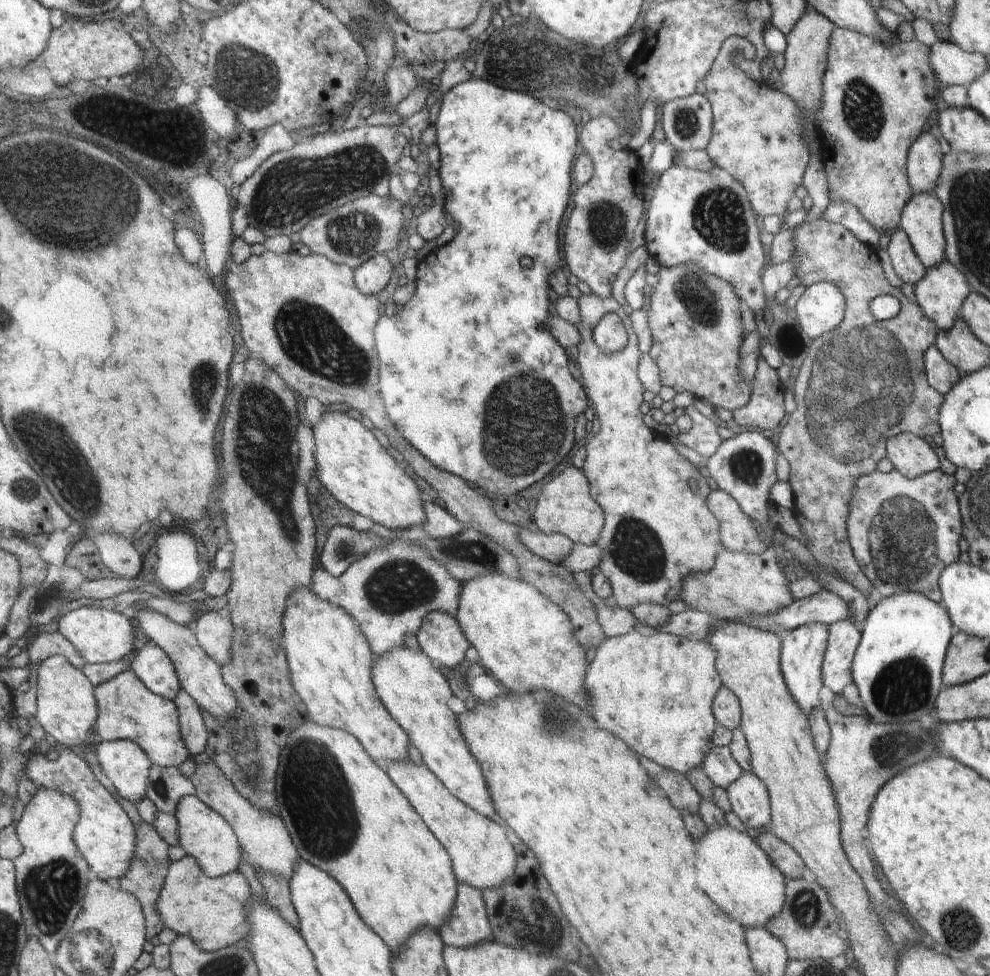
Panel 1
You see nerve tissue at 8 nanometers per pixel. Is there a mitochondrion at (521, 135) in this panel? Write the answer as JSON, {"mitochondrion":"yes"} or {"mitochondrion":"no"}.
{"mitochondrion":"no"}

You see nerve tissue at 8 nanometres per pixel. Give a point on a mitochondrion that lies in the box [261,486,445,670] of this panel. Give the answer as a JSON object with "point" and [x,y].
{"point":[396,586]}

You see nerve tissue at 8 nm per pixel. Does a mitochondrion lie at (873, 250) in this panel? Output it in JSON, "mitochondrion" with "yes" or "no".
{"mitochondrion":"no"}

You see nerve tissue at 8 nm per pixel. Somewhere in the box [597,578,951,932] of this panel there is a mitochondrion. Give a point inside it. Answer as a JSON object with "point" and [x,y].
{"point":[903,686]}

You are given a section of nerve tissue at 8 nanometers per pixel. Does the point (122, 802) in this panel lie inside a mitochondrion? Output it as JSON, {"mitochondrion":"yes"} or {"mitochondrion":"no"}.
{"mitochondrion":"no"}

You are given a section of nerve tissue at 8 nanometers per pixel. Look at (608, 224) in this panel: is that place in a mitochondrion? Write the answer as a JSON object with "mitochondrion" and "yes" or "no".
{"mitochondrion":"yes"}

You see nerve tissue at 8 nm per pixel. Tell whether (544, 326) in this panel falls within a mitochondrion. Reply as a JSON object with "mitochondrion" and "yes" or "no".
{"mitochondrion":"no"}

